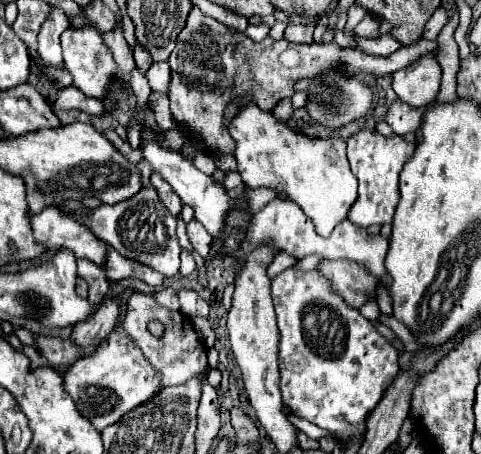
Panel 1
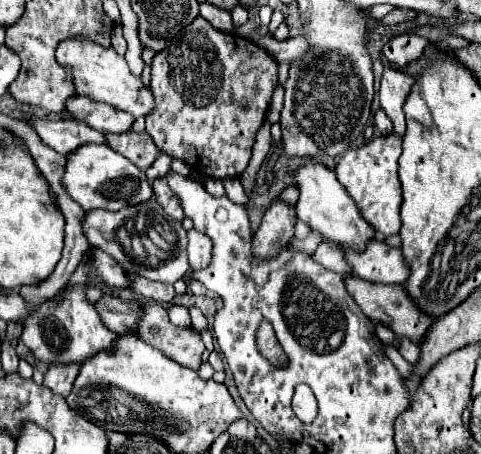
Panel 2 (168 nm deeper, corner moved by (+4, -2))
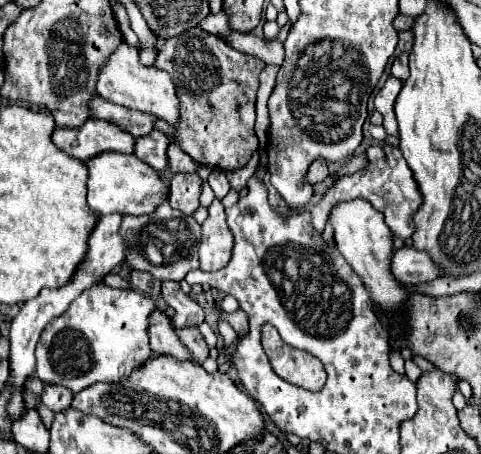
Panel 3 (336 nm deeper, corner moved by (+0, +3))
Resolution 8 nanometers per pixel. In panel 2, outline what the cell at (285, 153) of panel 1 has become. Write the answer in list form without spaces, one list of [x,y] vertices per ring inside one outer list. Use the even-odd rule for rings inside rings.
[[[310,160],[308,166],[300,168],[294,178],[296,178],[296,186],[300,188],[300,200],[296,204],[298,218],[306,222],[310,228],[320,230],[326,240],[346,246],[350,250],[362,252],[366,244],[374,238],[374,228],[364,220],[364,216],[360,214],[360,208],[354,206],[354,200],[338,182],[334,170],[328,170],[326,166]]]

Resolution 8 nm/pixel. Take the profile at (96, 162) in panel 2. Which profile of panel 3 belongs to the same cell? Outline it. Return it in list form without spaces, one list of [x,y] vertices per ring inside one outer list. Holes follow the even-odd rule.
[[[100,153],[88,159],[86,167],[88,167],[88,207],[94,213],[100,215],[152,213],[152,209],[156,209],[168,197],[168,183],[162,181],[160,175],[144,161],[140,161],[136,155]]]

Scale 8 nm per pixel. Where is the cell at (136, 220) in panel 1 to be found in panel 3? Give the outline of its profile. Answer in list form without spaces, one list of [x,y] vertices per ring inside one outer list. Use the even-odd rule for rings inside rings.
[[[162,203],[150,215],[124,215],[120,235],[126,245],[126,263],[132,269],[152,273],[160,281],[182,281],[188,271],[198,267],[200,225],[194,217],[172,209],[168,203]],[[154,237],[164,243],[162,249],[154,247]]]

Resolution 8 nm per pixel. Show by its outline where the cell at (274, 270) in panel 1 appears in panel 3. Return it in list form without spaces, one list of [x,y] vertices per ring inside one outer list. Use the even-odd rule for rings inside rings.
[[[374,143],[372,147],[368,147],[366,151],[368,157],[368,165],[366,169],[360,169],[352,175],[344,175],[338,181],[334,181],[334,185],[328,189],[328,193],[312,207],[311,219],[314,229],[318,233],[324,231],[326,225],[326,215],[328,209],[332,209],[332,205],[340,203],[342,199],[356,199],[362,197],[366,201],[370,201],[374,205],[374,209],[378,209],[384,215],[386,225],[392,229],[392,233],[396,233],[396,237],[400,239],[408,239],[414,233],[414,223],[412,217],[418,211],[422,197],[418,191],[418,185],[412,177],[412,171],[408,169],[400,147],[390,145],[390,143]]]

